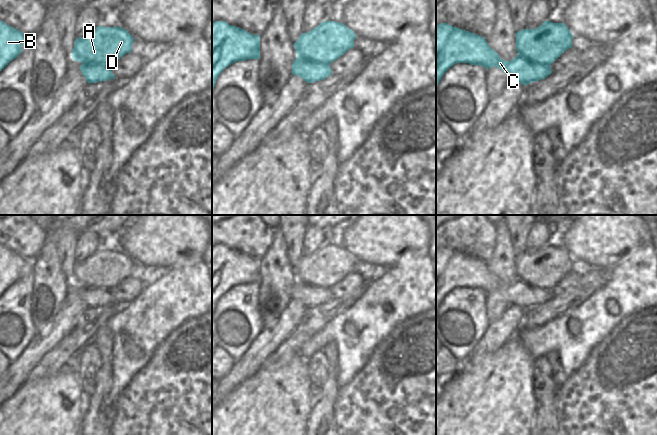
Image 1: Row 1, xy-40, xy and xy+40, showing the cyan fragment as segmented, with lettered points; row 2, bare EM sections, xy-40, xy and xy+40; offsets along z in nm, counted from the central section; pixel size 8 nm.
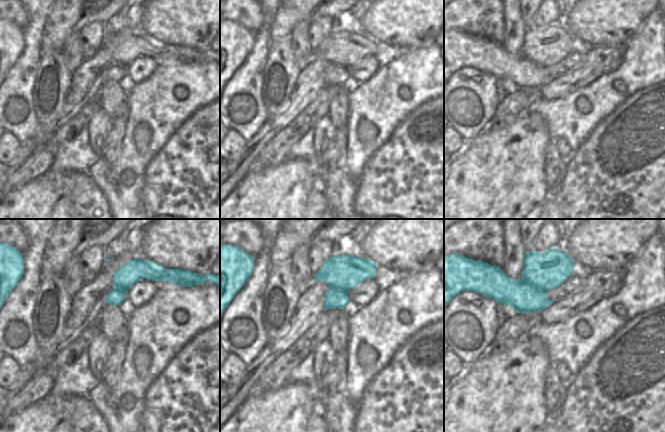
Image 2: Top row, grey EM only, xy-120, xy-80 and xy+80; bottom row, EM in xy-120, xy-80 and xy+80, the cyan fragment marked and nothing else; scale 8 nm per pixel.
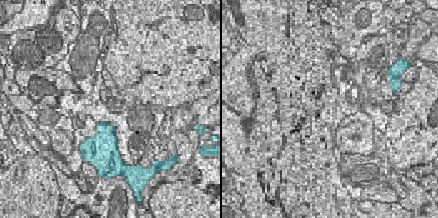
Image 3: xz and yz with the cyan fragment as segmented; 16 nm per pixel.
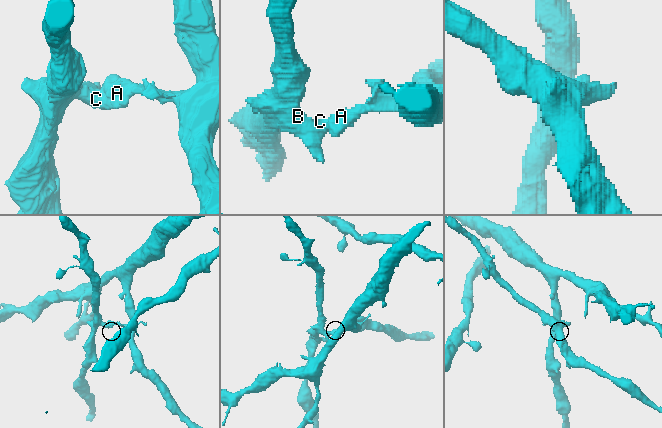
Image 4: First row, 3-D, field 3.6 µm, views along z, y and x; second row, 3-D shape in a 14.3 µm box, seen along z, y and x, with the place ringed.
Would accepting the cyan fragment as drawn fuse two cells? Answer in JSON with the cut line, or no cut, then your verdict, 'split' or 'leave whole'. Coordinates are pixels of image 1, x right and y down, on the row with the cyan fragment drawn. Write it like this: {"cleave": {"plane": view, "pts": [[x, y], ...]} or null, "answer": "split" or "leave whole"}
{"cleave": null, "answer": "leave whole"}

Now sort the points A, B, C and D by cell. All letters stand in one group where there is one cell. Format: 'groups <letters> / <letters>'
groups A B C D

